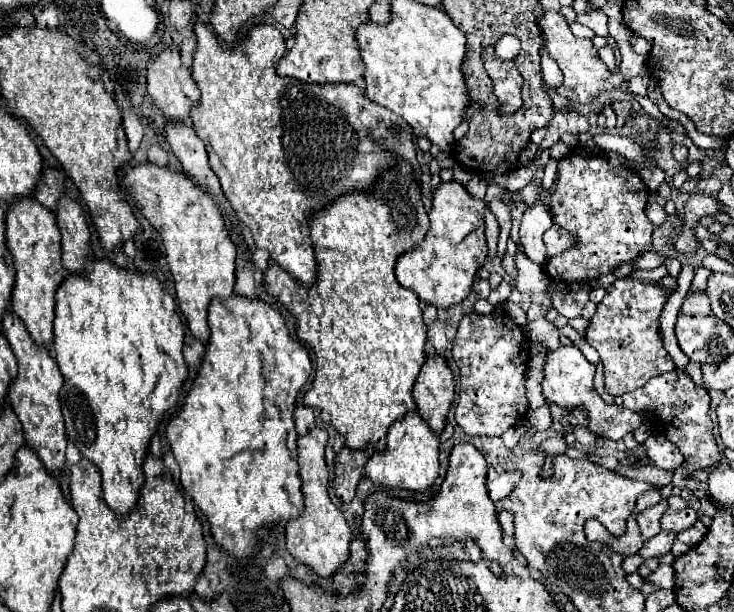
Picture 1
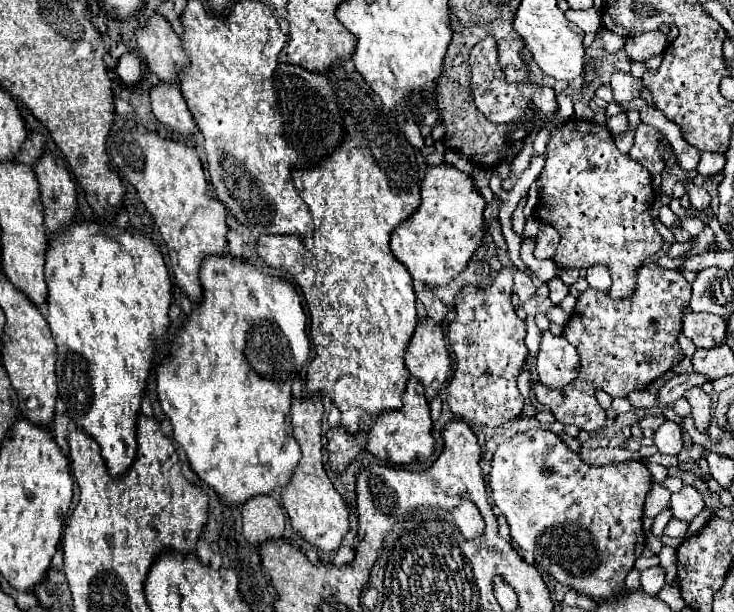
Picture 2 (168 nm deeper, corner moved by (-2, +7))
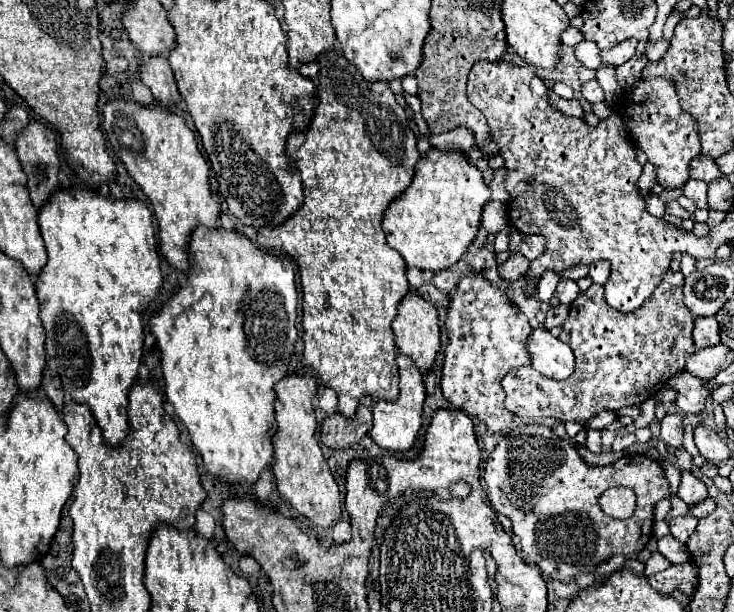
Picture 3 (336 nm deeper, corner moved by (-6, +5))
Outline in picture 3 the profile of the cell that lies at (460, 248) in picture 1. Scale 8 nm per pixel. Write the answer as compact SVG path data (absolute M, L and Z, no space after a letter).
M432 147L430 153L418 161L410 187L394 199L384 213L382 229L388 245L404 257L408 267L438 273L450 269L468 251L478 235L482 209L488 201L490 189L482 173L470 165L464 155L444 153Z

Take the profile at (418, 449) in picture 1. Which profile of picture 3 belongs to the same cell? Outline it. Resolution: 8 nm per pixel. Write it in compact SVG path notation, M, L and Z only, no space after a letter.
M396 355L396 363L400 367L400 397L396 401L378 401L374 405L374 425L370 429L370 437L382 449L406 453L414 447L418 431L422 427L422 407L426 399L426 387L422 373L410 359L406 359L404 355Z

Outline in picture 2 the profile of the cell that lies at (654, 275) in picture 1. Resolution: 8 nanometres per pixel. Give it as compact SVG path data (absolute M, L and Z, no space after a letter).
M706 225L704 231L700 233L700 237L696 239L696 245L694 245L694 247L692 247L684 257L688 257L690 253L696 253L696 255L698 255L698 253L704 253L704 251L706 251L706 245L710 245L714 239L716 239L716 237L714 237L714 231Z

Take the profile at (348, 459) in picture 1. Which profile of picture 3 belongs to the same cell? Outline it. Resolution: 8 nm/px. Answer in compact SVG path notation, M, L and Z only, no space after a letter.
M364 397L360 399L354 419L348 419L340 413L326 417L320 429L322 443L332 451L344 451L346 447L356 445L362 437L368 435L372 427L372 409L374 409L374 401L370 397Z

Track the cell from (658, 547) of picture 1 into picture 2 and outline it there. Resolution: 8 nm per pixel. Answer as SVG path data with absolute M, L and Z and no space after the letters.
M670 519L664 533L670 535L670 537L686 537L686 531L688 531L688 521L678 521L678 519Z

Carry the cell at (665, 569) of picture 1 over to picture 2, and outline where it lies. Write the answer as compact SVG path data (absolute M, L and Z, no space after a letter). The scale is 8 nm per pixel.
M660 565L642 571L642 589L650 595L656 595L664 587L664 581L666 581L666 575Z

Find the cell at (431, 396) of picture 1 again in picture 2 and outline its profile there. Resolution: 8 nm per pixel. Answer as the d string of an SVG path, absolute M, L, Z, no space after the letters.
M418 319L414 337L404 355L406 369L418 377L426 389L426 399L432 401L442 389L450 373L450 353L444 343L442 327L432 319Z

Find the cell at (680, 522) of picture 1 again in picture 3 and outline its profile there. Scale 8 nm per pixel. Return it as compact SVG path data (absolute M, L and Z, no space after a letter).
M682 471L682 483L678 487L678 497L688 507L694 507L694 505L702 503L708 497L708 491L706 491L706 485L698 477L694 477L688 471Z

